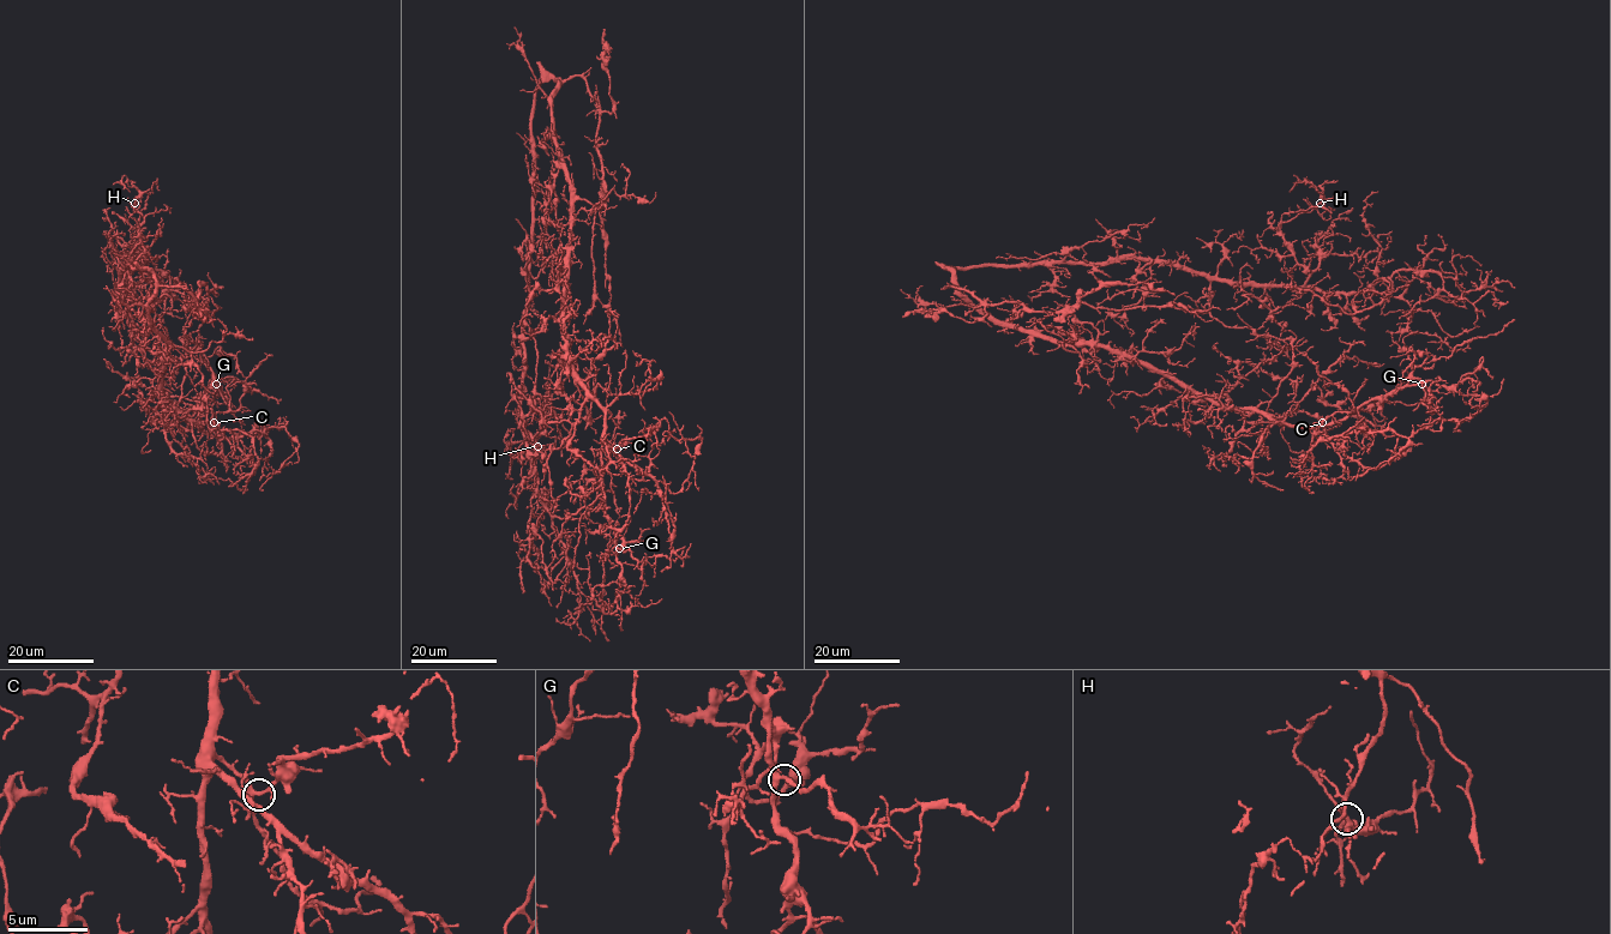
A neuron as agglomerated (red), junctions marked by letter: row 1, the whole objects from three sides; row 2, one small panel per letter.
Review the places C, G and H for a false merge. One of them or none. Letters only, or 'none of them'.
none of them

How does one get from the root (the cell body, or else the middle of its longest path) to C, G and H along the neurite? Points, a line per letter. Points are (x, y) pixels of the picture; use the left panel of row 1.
C: (148, 303), (149, 321), (167, 342), (161, 375), (162, 402), (202, 427), (214, 422)
G: (148, 303), (149, 321), (167, 342), (161, 375), (162, 402), (199, 422), (199, 427), (199, 399), (216, 384)
H: (148, 303), (155, 293), (148, 270), (128, 266), (127, 259), (118, 287), (142, 265), (144, 217), (134, 203)

